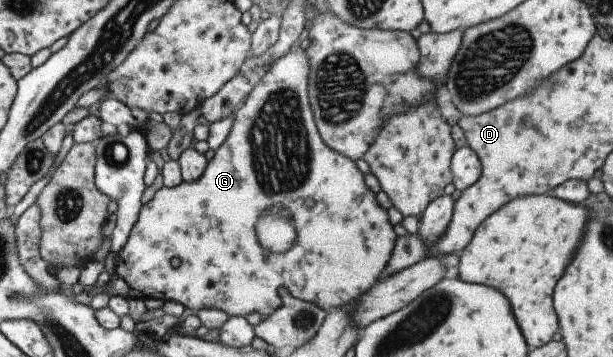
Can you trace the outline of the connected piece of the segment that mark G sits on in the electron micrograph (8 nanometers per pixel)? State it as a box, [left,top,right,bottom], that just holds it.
[105,50,396,317]

